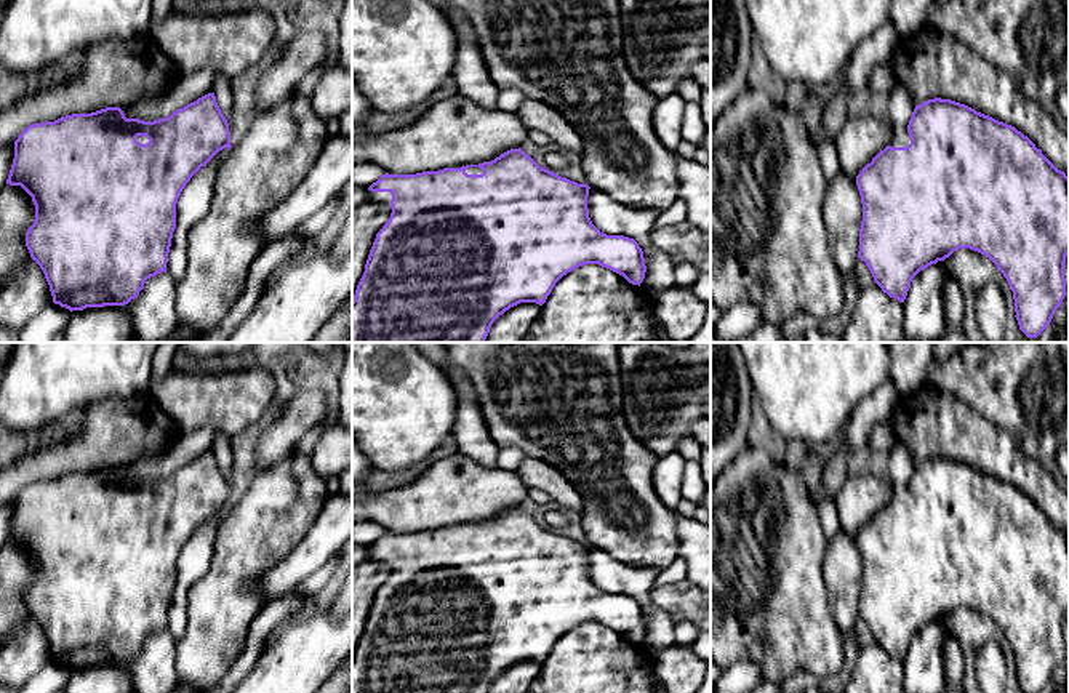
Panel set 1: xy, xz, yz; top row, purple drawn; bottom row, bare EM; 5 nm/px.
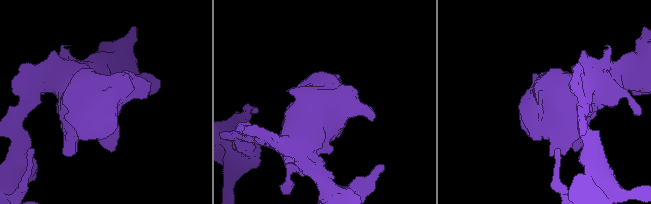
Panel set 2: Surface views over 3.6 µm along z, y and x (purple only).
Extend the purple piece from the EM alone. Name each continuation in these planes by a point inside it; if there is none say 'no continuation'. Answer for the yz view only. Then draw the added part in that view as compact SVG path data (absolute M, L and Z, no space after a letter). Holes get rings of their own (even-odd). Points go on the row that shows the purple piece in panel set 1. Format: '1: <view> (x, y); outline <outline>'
1: yz (896, 106); outline M898 82L882 99L882 114L893 126L893 139L890 142L891 147L907 147L911 144L907 125L914 109L914 101L909 98L906 88Z

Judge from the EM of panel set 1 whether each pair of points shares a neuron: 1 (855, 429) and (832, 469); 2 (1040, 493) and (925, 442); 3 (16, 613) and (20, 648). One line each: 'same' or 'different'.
1: same
2: same
3: different

